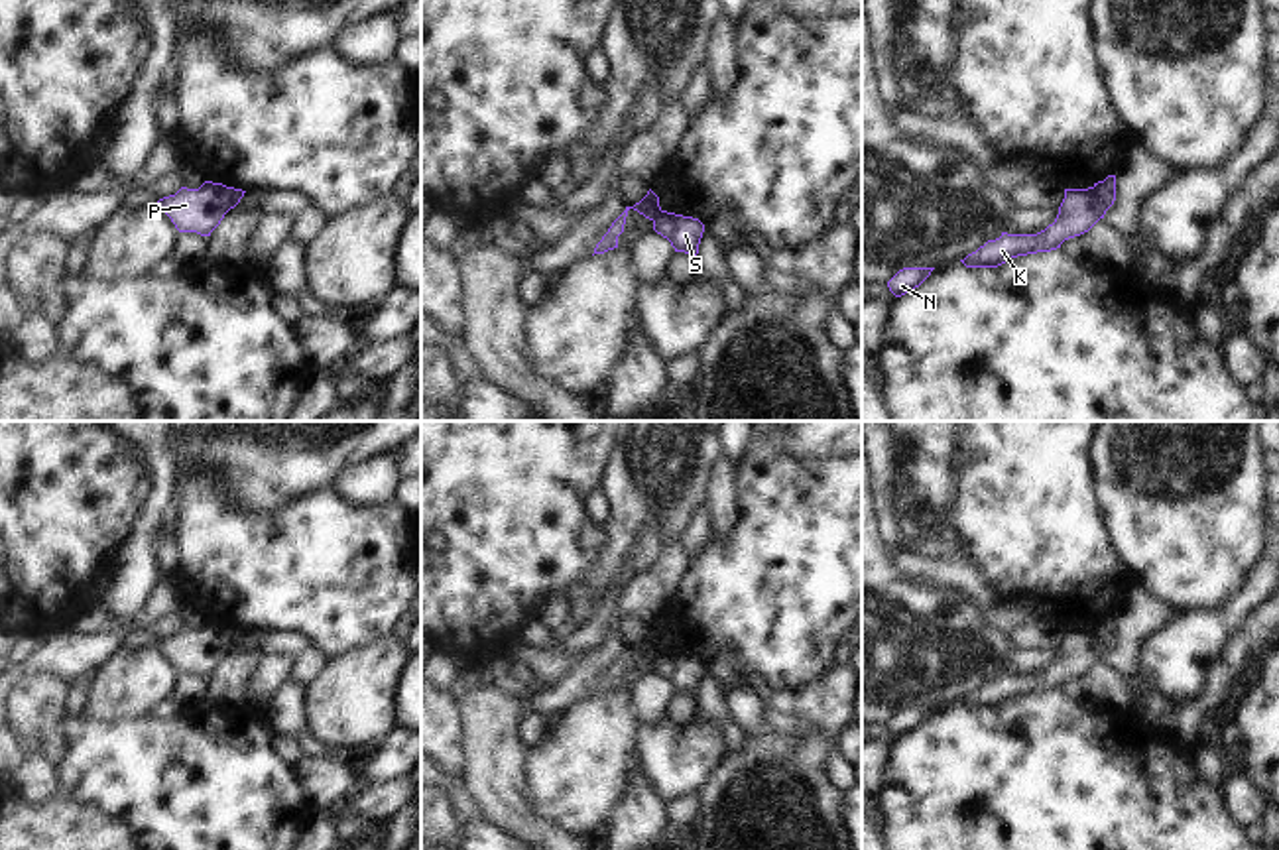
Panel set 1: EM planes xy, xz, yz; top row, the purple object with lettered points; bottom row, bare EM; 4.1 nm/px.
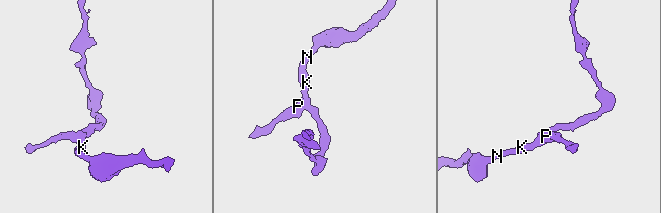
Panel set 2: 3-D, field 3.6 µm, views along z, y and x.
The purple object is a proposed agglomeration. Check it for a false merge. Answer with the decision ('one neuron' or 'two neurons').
two neurons

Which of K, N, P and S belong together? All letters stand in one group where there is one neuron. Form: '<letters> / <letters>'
K N P / S

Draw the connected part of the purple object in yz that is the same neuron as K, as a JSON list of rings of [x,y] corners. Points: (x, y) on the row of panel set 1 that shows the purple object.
[[[1094,187],[1065,189],[1065,199],[1053,224],[1037,234],[1007,234],[988,240],[976,252],[960,260],[966,268],[998,268],[1011,258],[1051,252],[1068,238],[1088,232],[1106,214]]]

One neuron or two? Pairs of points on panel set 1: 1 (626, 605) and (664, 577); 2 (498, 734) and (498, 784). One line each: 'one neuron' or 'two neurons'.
1: one neuron
2: one neuron

